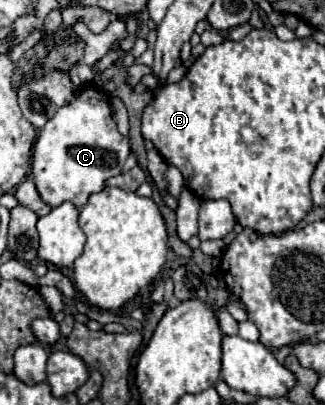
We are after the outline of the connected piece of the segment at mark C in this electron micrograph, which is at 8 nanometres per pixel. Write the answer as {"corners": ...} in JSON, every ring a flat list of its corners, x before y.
{"corners":[[88,86,80,90,74,102,62,106,40,130,32,148,34,184,48,206,58,206,68,200,76,208,82,208,90,194,100,192,110,176,122,172,128,154,128,138,116,128,106,92]]}

